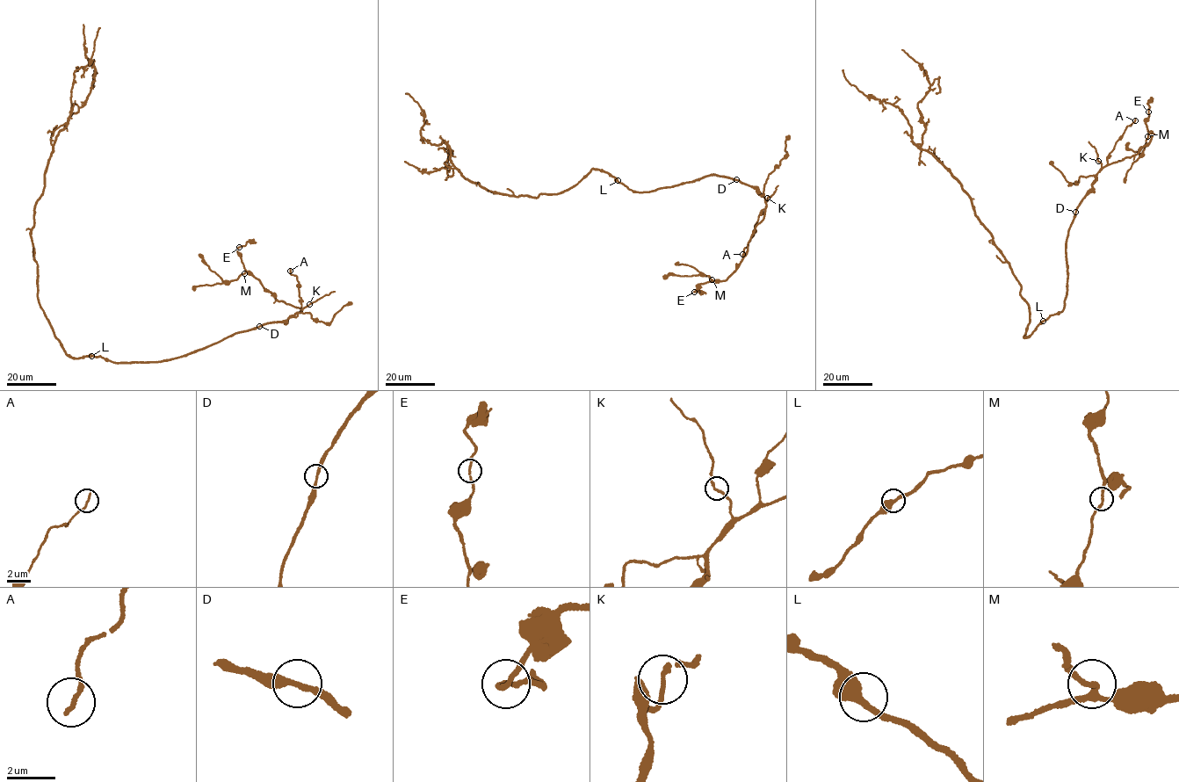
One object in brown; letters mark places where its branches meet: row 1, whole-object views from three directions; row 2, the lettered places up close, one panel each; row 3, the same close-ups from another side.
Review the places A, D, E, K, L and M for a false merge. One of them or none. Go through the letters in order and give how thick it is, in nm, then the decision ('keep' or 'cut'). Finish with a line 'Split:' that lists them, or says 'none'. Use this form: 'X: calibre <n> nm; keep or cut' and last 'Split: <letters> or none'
A: calibre 200 nm; keep
D: calibre 200 nm; keep
E: calibre 160 nm; keep
K: calibre 160 nm; keep
L: calibre 400 nm; keep
M: calibre 180 nm; keep
Split: none

